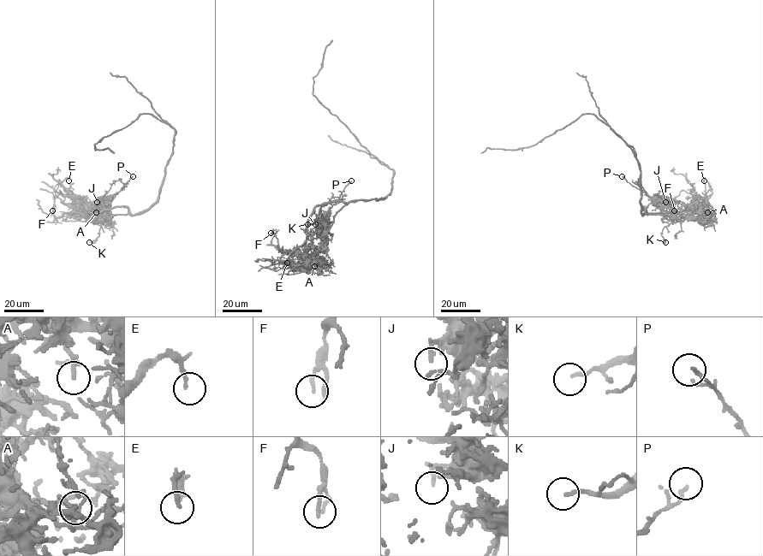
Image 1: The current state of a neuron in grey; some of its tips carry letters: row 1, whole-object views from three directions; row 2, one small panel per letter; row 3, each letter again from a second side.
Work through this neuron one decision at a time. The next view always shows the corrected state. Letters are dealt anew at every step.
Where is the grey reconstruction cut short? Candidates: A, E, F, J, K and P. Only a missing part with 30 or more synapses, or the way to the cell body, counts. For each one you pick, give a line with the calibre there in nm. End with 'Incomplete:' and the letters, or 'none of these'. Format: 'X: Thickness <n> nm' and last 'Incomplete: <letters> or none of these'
Incomplete: none of these

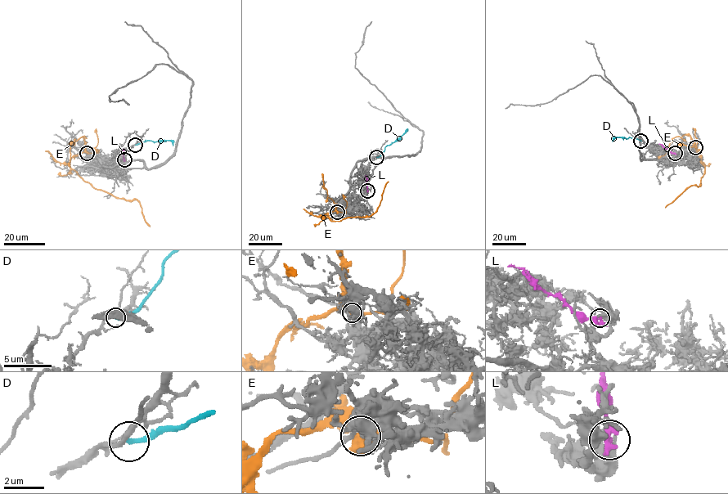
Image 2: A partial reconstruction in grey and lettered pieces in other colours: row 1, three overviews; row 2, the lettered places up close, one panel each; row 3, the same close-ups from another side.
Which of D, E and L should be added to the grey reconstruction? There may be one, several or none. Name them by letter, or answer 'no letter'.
no letter

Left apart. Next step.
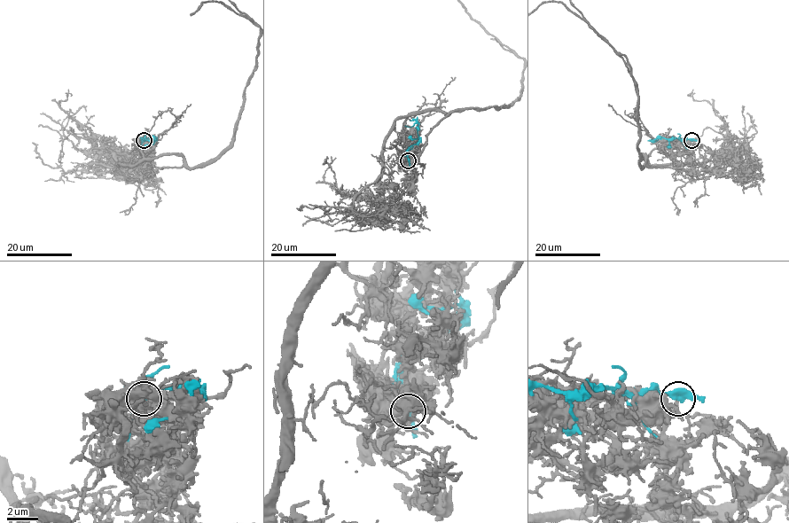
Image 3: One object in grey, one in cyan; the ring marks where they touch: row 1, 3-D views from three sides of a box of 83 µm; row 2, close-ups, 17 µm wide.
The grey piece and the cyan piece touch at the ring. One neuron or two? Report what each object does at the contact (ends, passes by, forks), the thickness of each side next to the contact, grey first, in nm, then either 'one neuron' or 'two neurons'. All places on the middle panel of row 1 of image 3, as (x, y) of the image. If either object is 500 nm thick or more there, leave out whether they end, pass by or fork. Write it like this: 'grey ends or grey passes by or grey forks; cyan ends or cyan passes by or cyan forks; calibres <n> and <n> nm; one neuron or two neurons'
grey ends; cyan passes by; calibres 220 and 480 nm; two neurons

